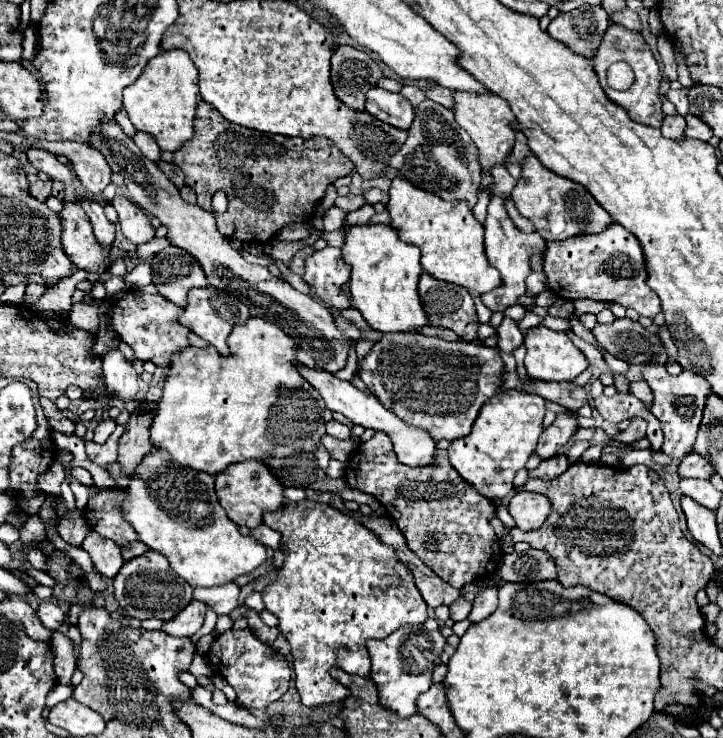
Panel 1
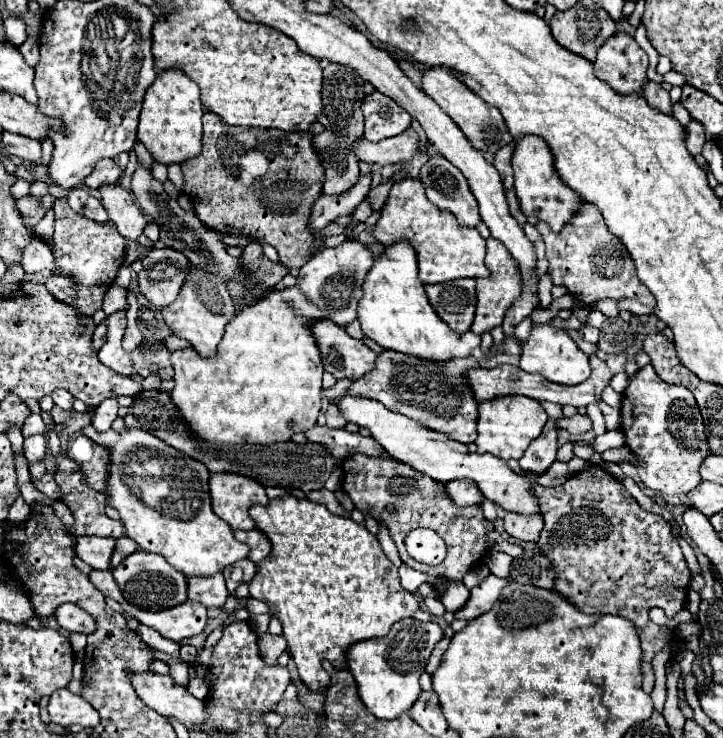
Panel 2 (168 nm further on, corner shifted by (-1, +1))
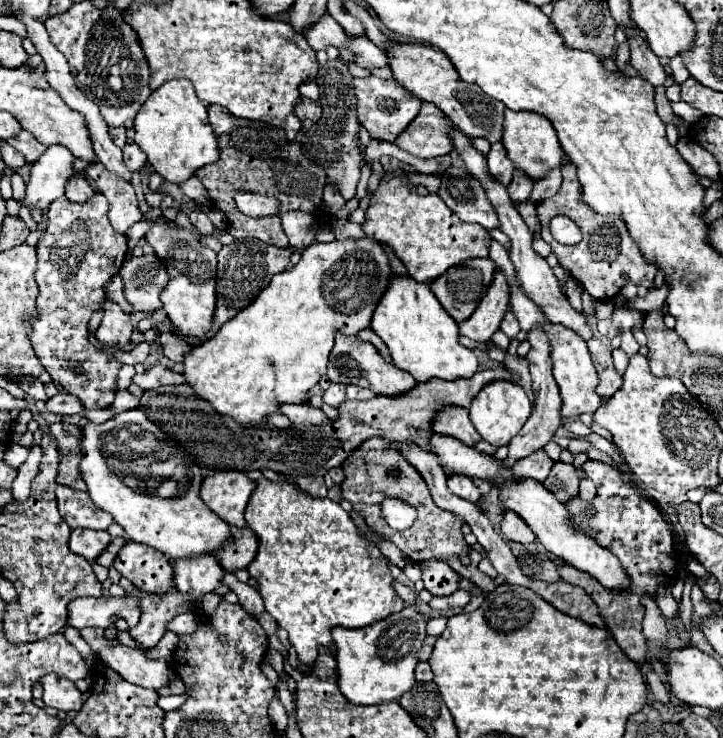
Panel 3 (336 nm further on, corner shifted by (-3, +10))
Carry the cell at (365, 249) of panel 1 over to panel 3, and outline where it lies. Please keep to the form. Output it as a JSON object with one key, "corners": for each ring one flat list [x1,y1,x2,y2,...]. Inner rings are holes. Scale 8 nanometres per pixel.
{"corners":[[392,278,390,288,372,316,370,328,388,346,394,366,412,374,416,382,430,382,432,378,472,378,478,370,474,350,458,344,458,324,446,314,446,310,442,310,442,304,434,298,434,294,430,294,430,288,412,278]]}

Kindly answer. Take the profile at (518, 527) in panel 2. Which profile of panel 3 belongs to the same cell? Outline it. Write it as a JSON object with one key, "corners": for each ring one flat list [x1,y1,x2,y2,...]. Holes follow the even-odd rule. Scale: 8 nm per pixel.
{"corners":[[504,512,502,520,500,520,500,532,512,540,512,542,518,542,518,544,530,544,534,542,534,532,530,532,530,528,526,526,526,522,522,522,522,518,514,512]]}

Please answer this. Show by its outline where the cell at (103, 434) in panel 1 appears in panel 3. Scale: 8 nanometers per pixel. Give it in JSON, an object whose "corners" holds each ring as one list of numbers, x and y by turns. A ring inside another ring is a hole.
{"corners":[[118,390,118,392,116,392,116,400,112,402,110,410,116,414,116,412,132,410,132,408,138,408,138,398,132,396,128,390]]}

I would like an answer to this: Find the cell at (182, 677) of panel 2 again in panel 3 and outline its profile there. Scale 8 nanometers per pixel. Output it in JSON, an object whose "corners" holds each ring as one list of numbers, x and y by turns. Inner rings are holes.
{"corners":[[124,594,120,598,100,596,100,598,76,598,68,606,68,624,82,630,88,626,112,626,118,618,128,622,129,629,140,620,140,596]]}

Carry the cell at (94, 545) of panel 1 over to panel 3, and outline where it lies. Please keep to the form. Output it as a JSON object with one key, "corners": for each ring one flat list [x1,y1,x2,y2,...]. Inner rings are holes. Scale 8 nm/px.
{"corners":[[72,530,70,532,70,540,68,546,74,554,94,562,98,558,98,554,106,548,106,544,110,542,110,534,108,532,96,532,96,530]]}

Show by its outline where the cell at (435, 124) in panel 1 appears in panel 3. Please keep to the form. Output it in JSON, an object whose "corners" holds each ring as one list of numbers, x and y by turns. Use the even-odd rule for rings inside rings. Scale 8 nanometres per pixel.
{"corners":[[442,176,442,186,438,196,444,200,444,204,458,214,464,222,476,222,484,226,486,230,498,228,498,216,494,208,490,206,490,200,486,196,484,186,472,178,446,178]]}

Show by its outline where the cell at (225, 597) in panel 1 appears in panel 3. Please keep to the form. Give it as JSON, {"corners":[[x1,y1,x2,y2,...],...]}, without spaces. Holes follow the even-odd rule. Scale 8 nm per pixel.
{"corners":[[210,554,194,558,178,558,172,562,174,586,178,592,186,592,192,598,202,598,220,586,224,570,218,566,216,558]]}

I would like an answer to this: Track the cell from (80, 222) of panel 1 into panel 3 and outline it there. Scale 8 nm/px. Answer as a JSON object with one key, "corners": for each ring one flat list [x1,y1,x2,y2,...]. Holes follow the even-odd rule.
{"corners":[[96,192,86,202,72,202,66,196,54,200,48,208,48,230,36,244,38,266,36,284,40,296,36,312,26,314,30,322,30,342,46,372,68,394,76,396,84,408,108,408,114,402,118,370,122,362,90,344,88,320,100,310,104,284,118,274,126,260,126,236,118,234,108,220,108,202]]}

